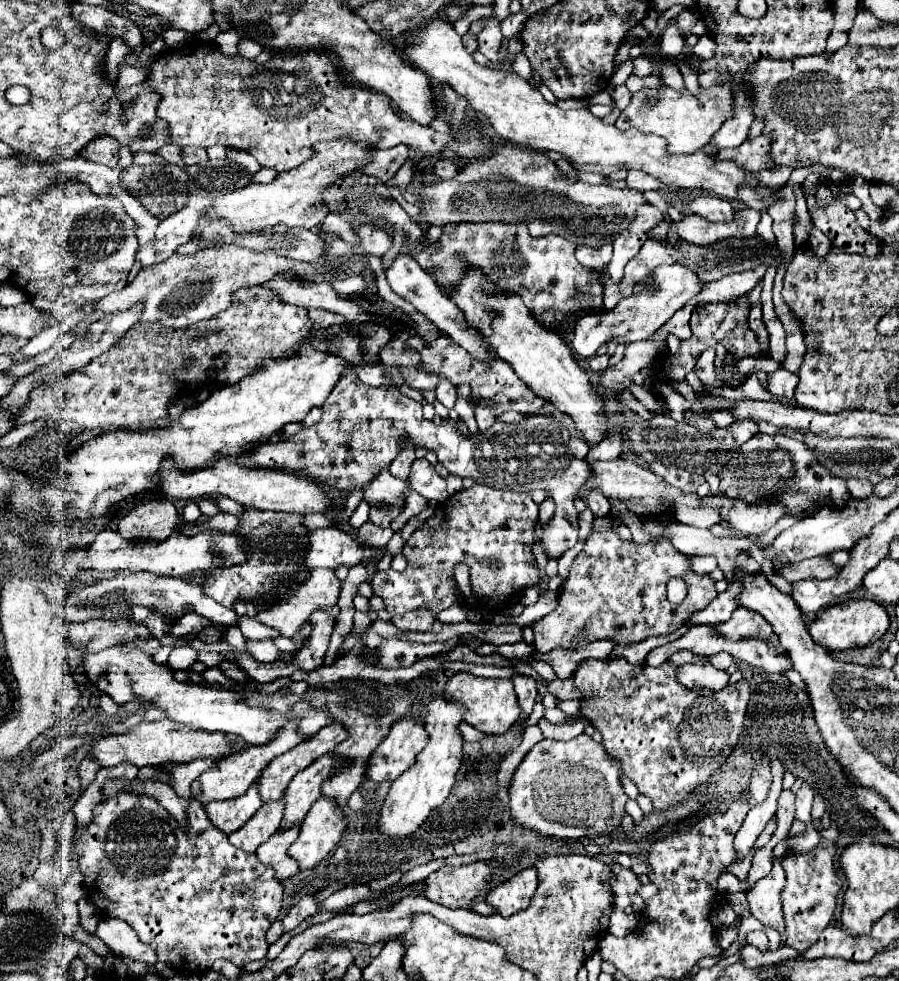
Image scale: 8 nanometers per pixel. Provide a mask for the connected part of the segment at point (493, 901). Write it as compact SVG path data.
M529 867L529 869L519 871L511 879L503 881L495 889L491 889L485 899L489 905L497 907L499 915L511 917L513 913L517 913L529 905L535 889L537 889L535 867Z

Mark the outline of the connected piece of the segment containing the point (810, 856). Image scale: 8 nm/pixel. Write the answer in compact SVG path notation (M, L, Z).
M821 839L821 843L809 853L787 853L783 859L783 869L787 875L785 889L781 893L785 911L785 945L797 951L805 951L819 939L819 933L829 925L835 911L835 897L841 889L841 879L833 867L835 843Z

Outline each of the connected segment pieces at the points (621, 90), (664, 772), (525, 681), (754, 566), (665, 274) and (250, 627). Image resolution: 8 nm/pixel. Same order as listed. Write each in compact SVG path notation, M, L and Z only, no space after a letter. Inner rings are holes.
M625 84L617 85L613 93L615 93L615 95L613 95L613 99L615 99L615 103L617 103L617 107L619 107L619 109L621 109L621 107L625 107L625 105L629 103L629 99L631 99L631 93L629 93Z
M623 657L587 659L573 677L577 689L583 693L577 717L603 733L603 747L607 755L617 757L623 763L623 773L637 785L639 793L651 799L657 811L667 811L669 807L685 801L689 793L707 783L709 777L727 761L731 747L735 747L741 737L751 693L747 679L731 683L721 691L687 689L677 681L675 663L663 663L661 667L631 665Z
M517 675L517 677L513 677L513 683L515 683L515 693L517 693L517 699L519 699L521 709L523 709L527 715L531 715L533 703L535 703L535 699L537 699L535 679L525 677L525 675Z
M739 555L737 559L737 569L741 569L741 571L761 571L761 567L759 567L759 563L755 561L755 559L751 559L749 555Z
M671 263L655 267L651 279L641 283L641 291L619 301L617 307L601 315L585 315L575 323L573 329L573 351L579 357L593 357L601 343L615 339L617 343L633 343L649 339L677 309L681 309L689 299L693 299L703 289L701 279L683 263Z
M245 615L245 617L237 619L235 625L243 631L245 639L265 639L265 637L275 639L275 637L281 637L281 633L277 629L263 625L261 621L257 621L257 617L247 617Z

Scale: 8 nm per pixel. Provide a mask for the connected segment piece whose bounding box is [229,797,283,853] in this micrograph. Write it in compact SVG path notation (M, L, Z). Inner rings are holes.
M283 797L273 803L265 803L241 829L229 835L229 841L243 851L255 853L257 847L279 829L281 819L283 819Z

